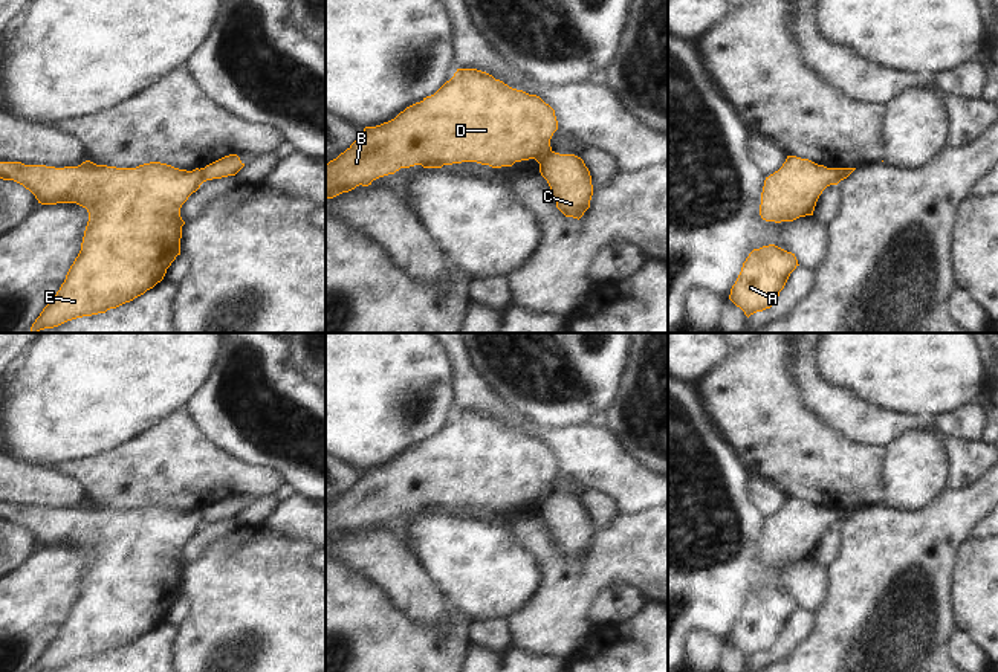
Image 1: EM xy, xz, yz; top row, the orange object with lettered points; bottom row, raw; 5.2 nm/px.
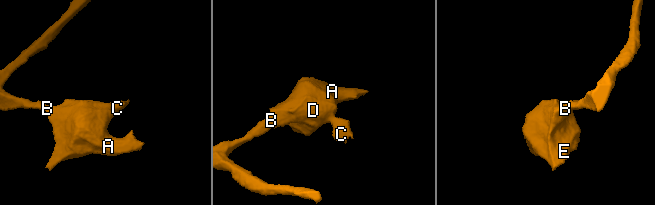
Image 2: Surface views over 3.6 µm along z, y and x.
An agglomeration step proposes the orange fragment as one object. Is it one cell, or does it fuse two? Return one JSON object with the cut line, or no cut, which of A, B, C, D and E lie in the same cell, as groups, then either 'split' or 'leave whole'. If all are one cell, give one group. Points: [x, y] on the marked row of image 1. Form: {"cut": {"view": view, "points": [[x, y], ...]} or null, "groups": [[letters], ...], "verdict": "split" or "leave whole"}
{"cut": {"view": "xz", "points": [[550, 150], [538, 162]]}, "groups": [["A", "B", "D", "E"], ["C"]], "verdict": "split"}

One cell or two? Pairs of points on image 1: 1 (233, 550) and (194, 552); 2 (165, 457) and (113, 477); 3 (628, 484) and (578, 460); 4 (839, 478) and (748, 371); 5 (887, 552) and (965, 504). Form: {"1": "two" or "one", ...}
{"1": "two", "2": "one", "3": "one", "4": "one", "5": "one"}

